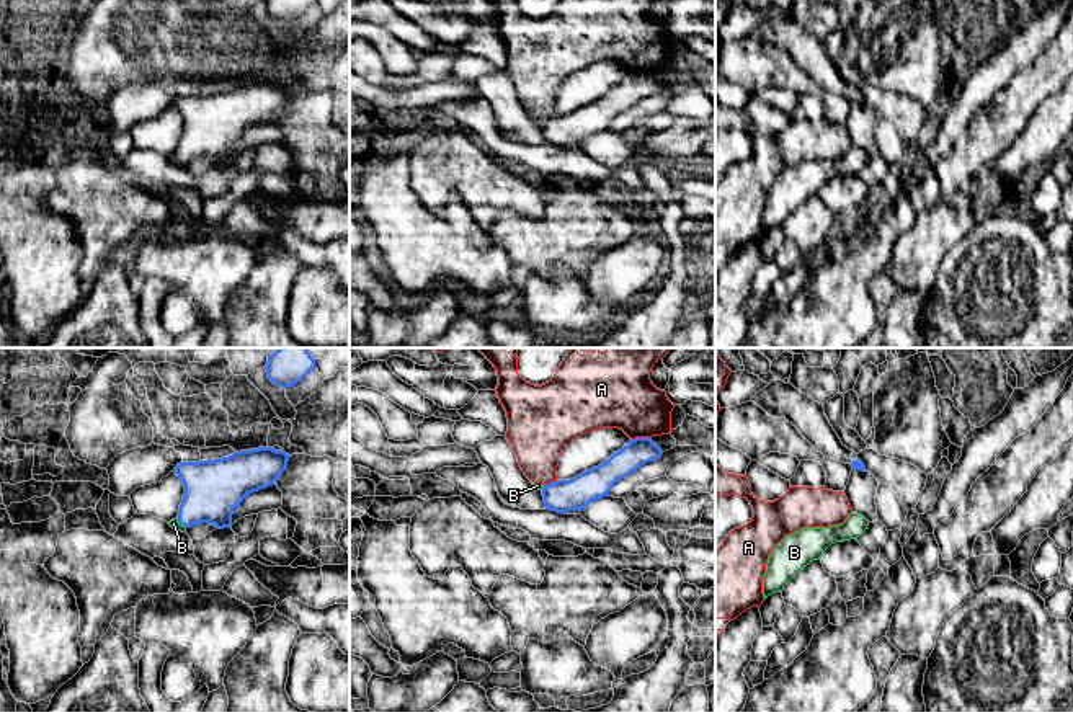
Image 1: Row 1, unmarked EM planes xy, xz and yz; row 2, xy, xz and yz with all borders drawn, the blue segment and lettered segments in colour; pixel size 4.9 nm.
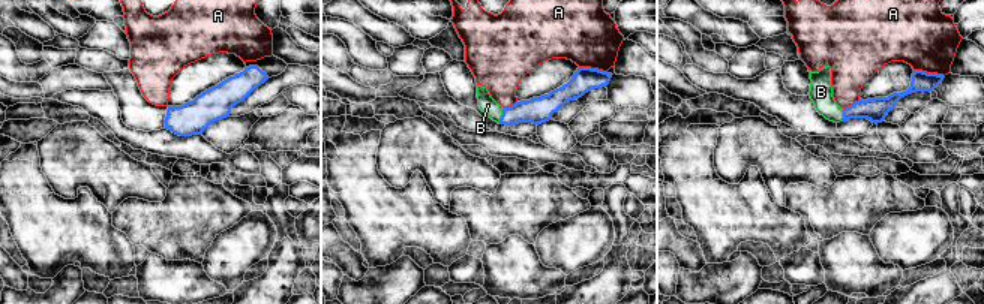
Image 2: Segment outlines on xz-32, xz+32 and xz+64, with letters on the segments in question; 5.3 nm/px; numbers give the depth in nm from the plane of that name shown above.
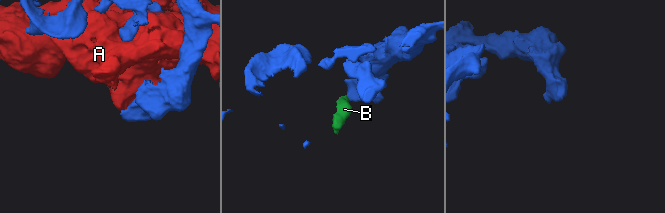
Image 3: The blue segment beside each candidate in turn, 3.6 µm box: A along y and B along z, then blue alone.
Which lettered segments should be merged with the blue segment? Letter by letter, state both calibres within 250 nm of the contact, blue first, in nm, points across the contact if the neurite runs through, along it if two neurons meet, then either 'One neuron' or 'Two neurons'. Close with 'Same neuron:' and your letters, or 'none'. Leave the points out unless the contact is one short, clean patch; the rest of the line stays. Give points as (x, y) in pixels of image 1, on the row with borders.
A: Thickness 140 nm (blue) against 340 nm. Two neurons
B: Thickness 280 nm (blue) against 50 nm. Path across: xy (213, 489), (180, 523), (173, 523). One neuron
Same neuron: B

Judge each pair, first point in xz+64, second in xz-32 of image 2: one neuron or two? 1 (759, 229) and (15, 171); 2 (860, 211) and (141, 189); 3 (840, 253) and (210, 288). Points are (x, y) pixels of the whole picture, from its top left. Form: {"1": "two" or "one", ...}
{"1": "one", "2": "two", "3": "one"}

